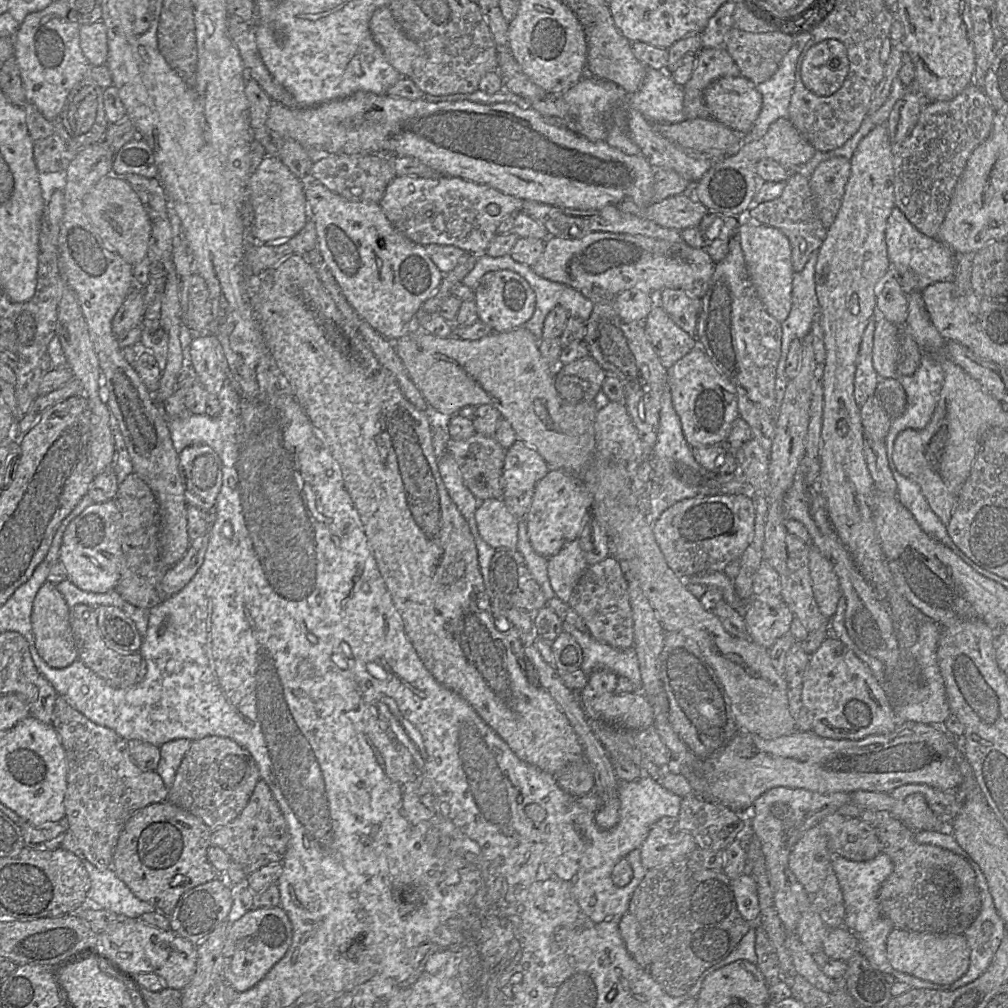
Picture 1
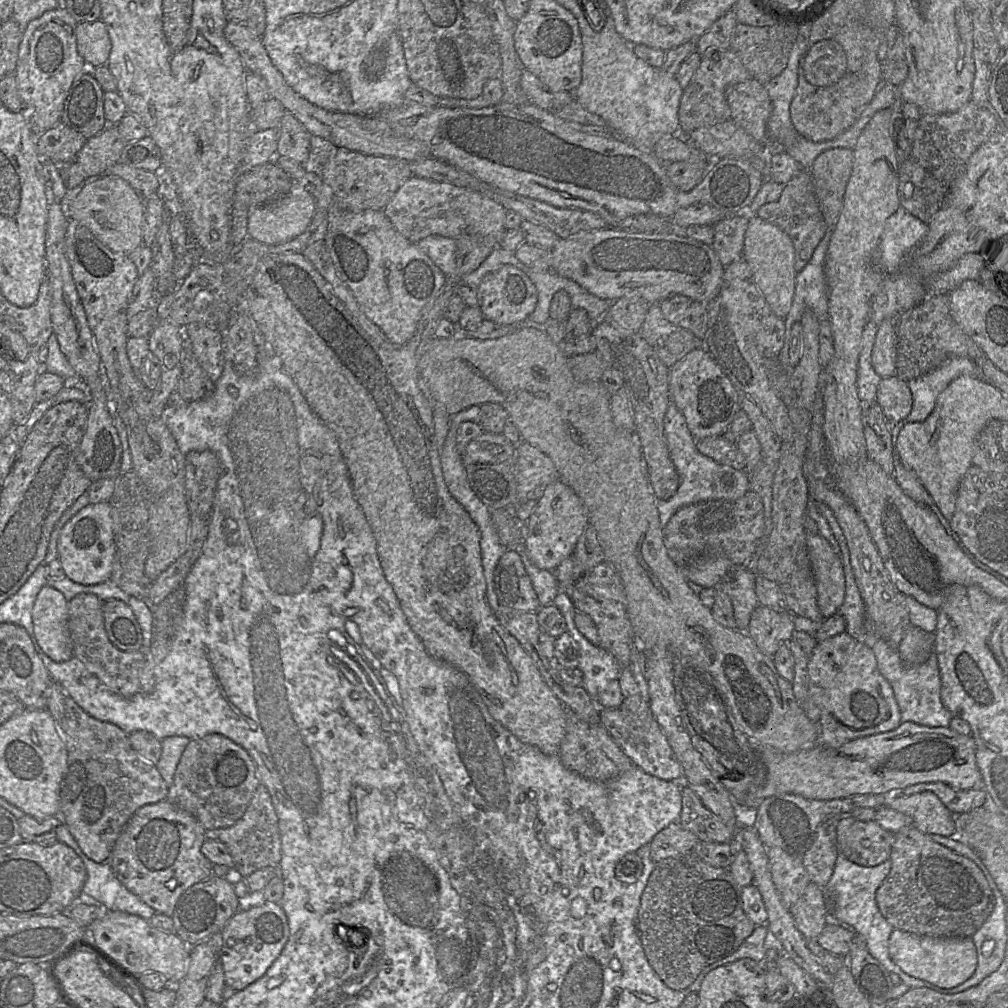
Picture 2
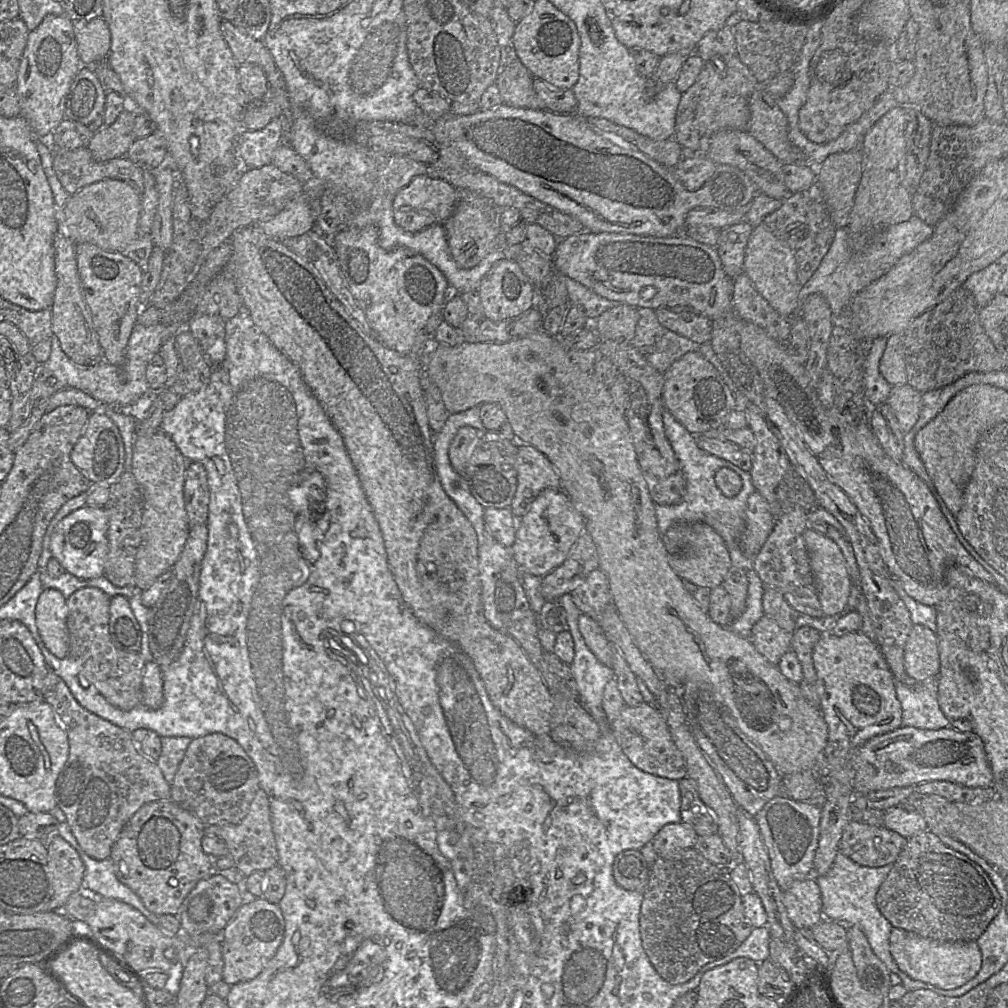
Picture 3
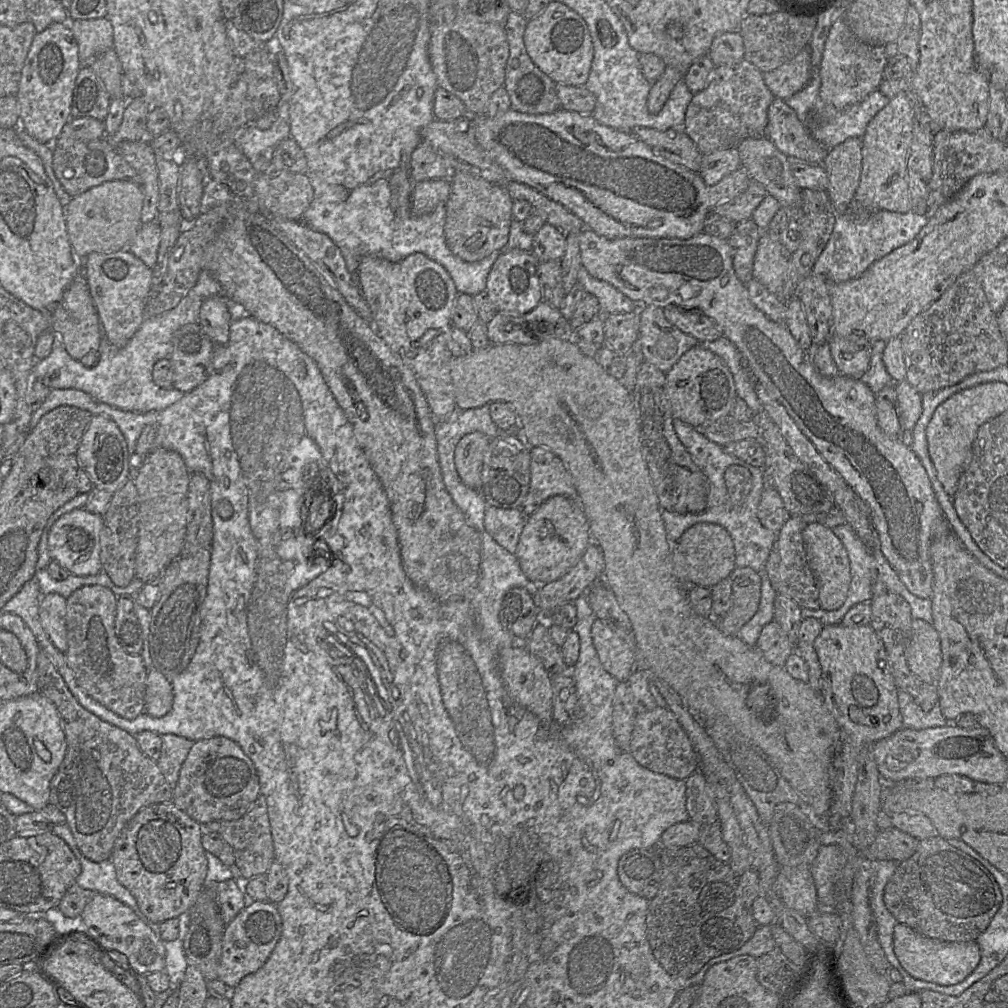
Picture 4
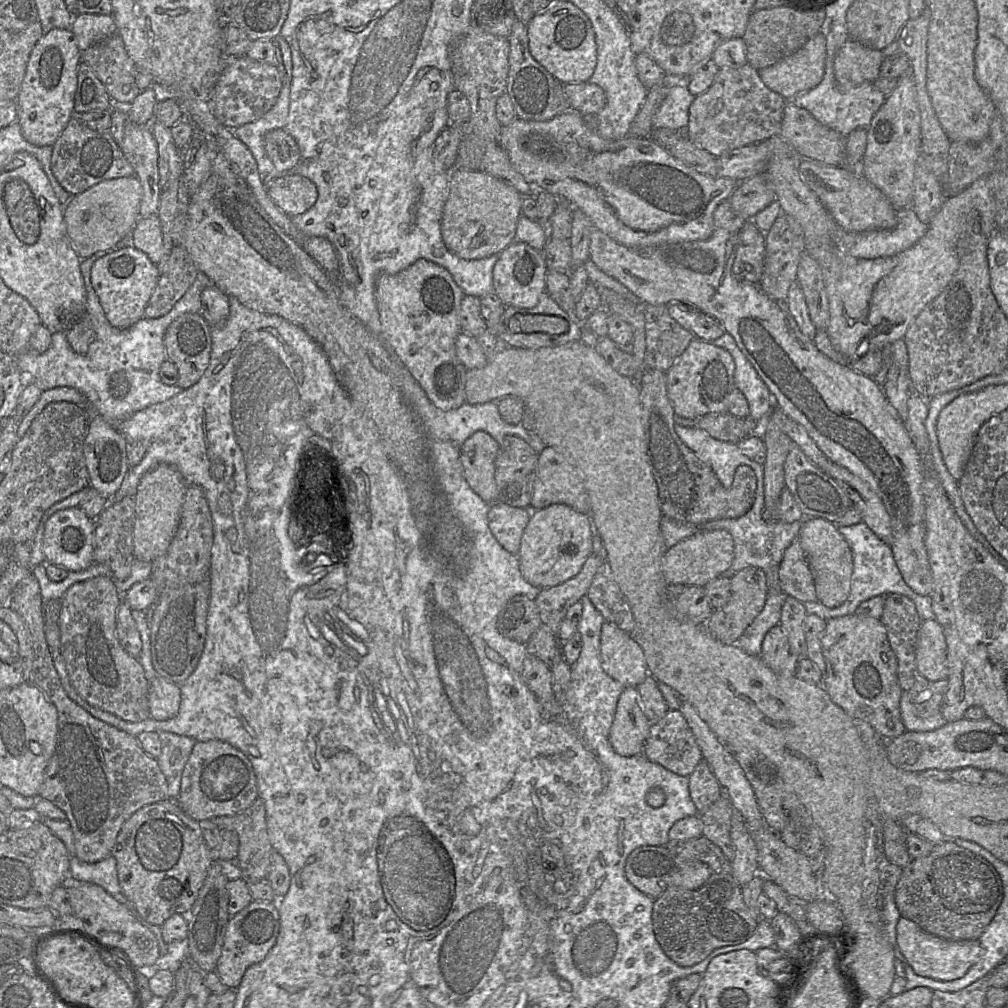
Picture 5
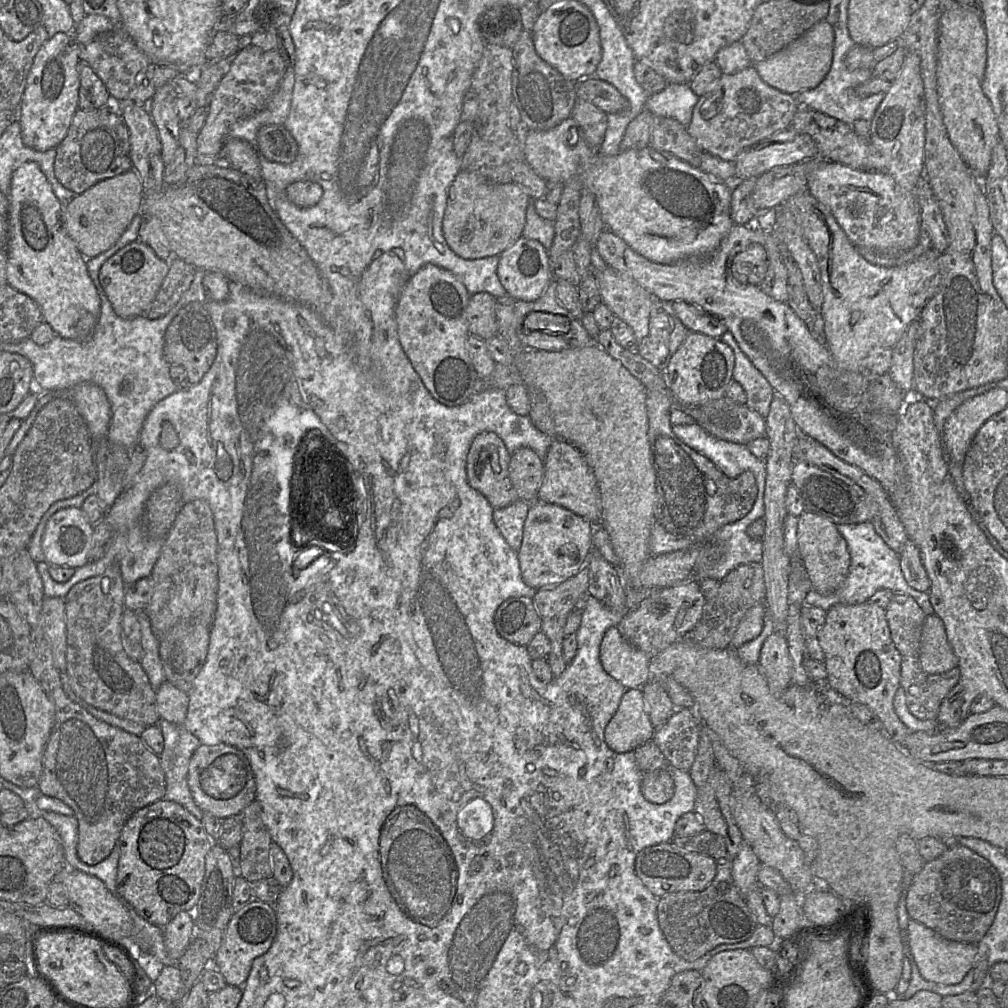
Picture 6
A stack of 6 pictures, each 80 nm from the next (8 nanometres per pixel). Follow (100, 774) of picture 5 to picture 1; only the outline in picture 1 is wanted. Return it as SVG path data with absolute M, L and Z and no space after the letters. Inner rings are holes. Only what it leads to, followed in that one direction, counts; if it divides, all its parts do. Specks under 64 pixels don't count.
M57 695L52 725L57 732L67 760L67 788L64 797L65 816L77 845L87 860L98 869L112 868L113 852L122 829L138 810L154 803L168 801L168 788L156 771L139 769L132 761L127 741L113 730L97 725Z

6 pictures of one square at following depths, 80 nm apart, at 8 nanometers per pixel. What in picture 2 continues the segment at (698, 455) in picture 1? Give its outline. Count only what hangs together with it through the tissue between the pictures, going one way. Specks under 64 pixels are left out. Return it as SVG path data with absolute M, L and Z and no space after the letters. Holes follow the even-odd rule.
M722 435L699 439L696 441L696 447L701 454L718 464L731 466L737 470L745 469L746 459L736 442Z

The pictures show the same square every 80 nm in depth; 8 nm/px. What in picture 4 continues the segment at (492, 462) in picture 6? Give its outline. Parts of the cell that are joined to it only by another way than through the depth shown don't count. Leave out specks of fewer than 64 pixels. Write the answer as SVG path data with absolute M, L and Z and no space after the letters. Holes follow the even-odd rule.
M478 431L464 435L454 451L454 463L460 479L468 487L478 490L484 453L490 437Z

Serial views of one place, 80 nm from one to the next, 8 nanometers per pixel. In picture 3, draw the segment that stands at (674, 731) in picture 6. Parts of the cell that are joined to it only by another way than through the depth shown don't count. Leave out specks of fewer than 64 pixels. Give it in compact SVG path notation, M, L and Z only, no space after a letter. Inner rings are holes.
M625 705L609 726L625 755L642 771L677 781L687 777L685 760L671 737L663 712L657 705Z

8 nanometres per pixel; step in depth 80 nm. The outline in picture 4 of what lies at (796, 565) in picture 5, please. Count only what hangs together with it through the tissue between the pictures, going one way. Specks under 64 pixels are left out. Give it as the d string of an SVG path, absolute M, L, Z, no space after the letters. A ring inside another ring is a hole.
M793 514L777 531L763 574L777 593L791 598L801 608L820 609L817 582L808 565L802 540L802 531L806 524L802 515Z

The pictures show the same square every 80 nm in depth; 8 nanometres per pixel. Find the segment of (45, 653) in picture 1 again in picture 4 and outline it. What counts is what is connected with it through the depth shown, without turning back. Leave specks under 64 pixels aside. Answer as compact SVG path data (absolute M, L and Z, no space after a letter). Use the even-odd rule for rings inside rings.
M49 593L42 595L39 606L41 625L51 642L62 653L68 649L66 602L63 596Z

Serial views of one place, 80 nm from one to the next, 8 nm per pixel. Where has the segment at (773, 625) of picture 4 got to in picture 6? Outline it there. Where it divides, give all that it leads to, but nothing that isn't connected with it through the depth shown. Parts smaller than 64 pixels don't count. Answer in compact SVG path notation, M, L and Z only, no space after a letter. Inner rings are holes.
M774 631L765 639L758 666L774 694L780 694L791 684L793 662L784 634Z

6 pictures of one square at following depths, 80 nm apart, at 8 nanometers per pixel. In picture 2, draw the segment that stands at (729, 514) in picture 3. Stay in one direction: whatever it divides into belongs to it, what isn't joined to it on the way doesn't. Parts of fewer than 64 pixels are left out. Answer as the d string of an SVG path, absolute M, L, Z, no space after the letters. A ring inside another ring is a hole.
M670 399L664 416L664 436L667 443L669 456L680 478L677 492L668 500L657 498L657 508L662 527L666 526L670 518L682 507L698 504L711 500L734 501L742 497L750 488L750 475L731 466L721 465L713 459L701 454L696 447L696 439L689 431L683 414ZM725 475L731 475L732 485L723 482Z

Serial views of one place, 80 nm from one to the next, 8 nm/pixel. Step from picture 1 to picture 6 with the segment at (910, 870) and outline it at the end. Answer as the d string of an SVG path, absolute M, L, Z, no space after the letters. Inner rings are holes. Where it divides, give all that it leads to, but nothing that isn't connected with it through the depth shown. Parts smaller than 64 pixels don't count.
M954 843L913 876L905 902L911 919L946 939L977 944L993 923L1000 900L1001 880L996 868L976 852Z

